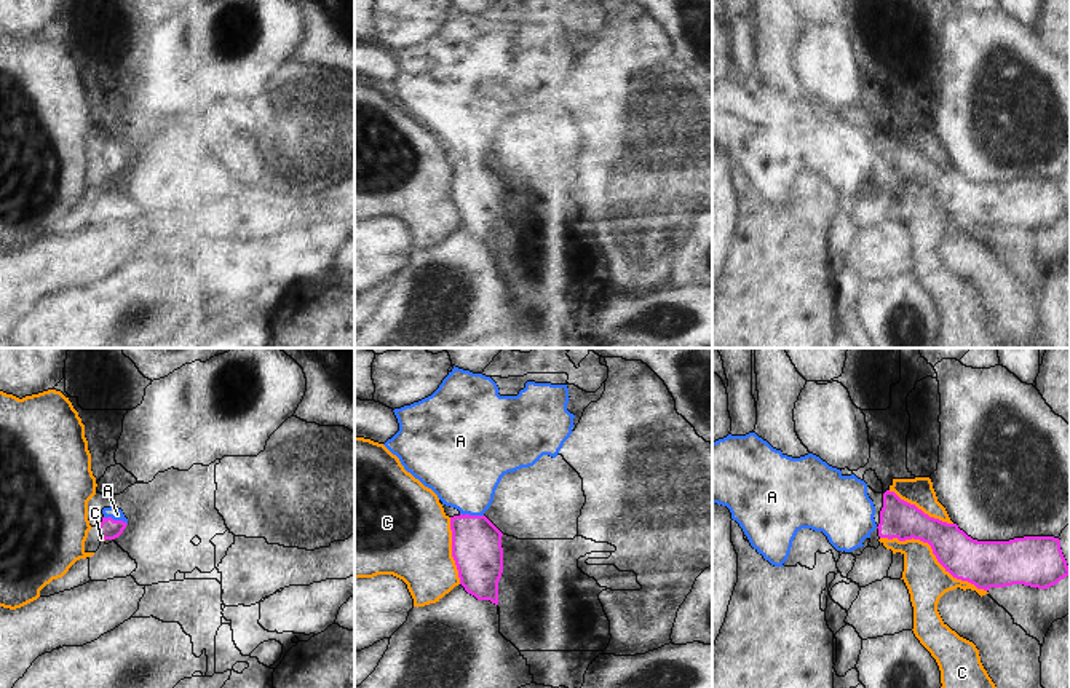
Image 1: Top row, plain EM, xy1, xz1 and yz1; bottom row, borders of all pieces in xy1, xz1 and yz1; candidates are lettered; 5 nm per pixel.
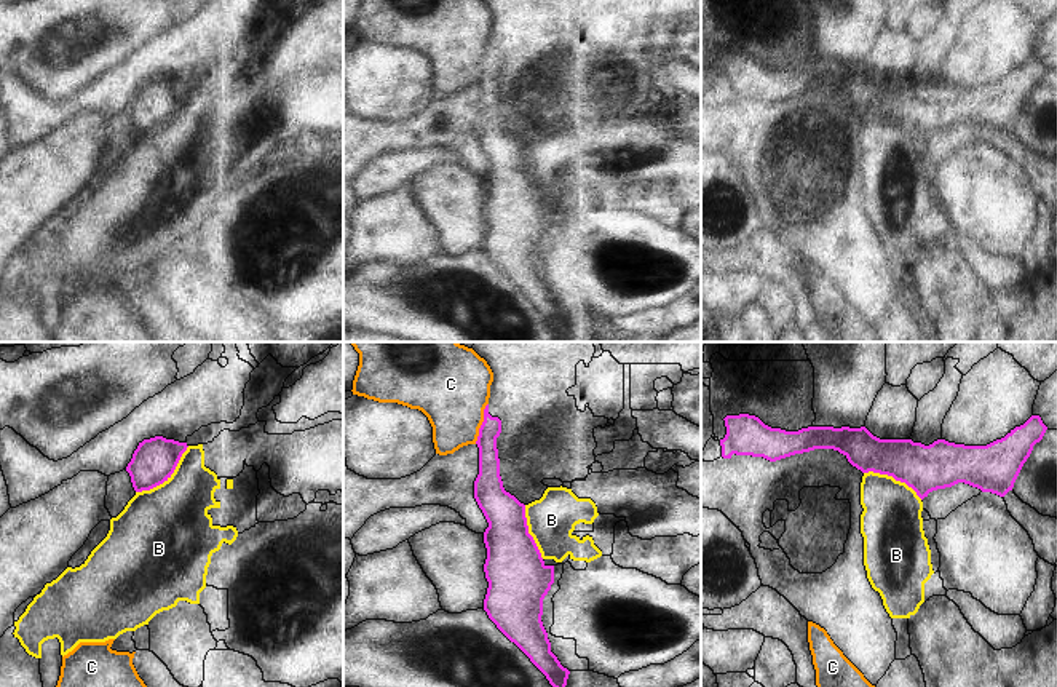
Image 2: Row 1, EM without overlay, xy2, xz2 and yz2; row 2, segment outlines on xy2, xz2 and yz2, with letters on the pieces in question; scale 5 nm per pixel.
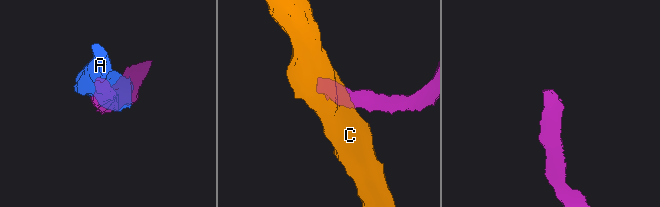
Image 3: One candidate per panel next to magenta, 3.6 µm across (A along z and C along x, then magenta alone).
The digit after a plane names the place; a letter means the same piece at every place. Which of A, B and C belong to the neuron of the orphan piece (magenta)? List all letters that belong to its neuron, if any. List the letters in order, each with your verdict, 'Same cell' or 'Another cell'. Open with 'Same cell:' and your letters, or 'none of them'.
Same cell: A
A: Same cell
B: Another cell
C: Another cell

